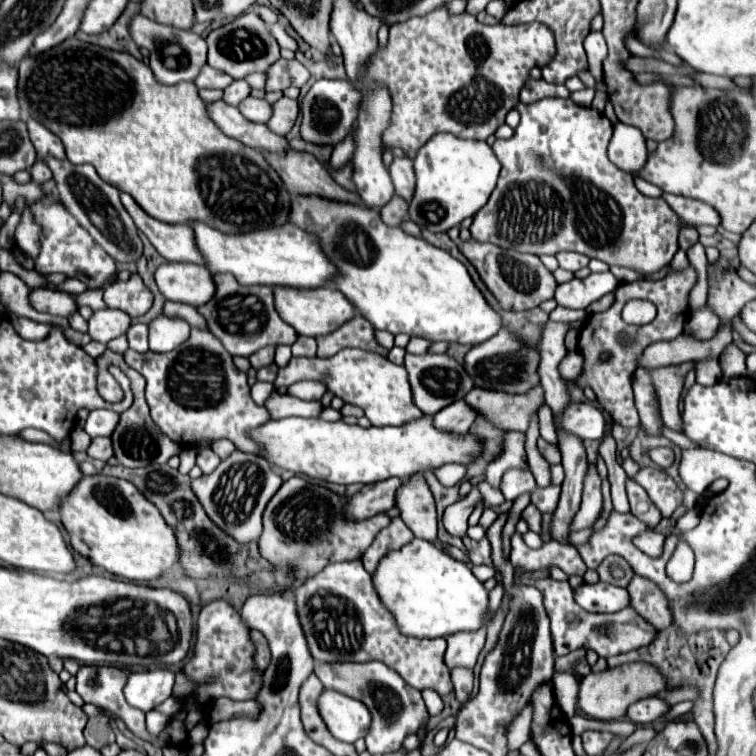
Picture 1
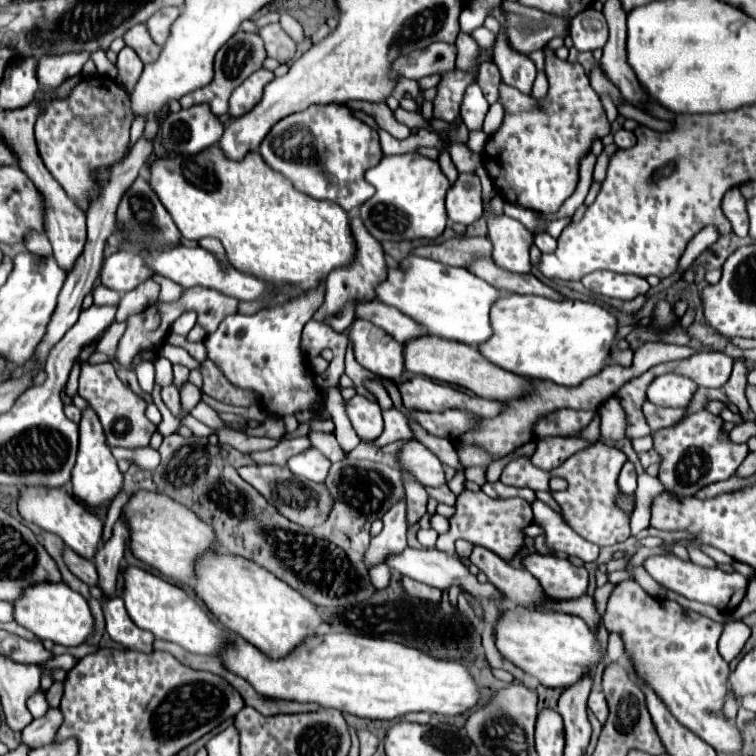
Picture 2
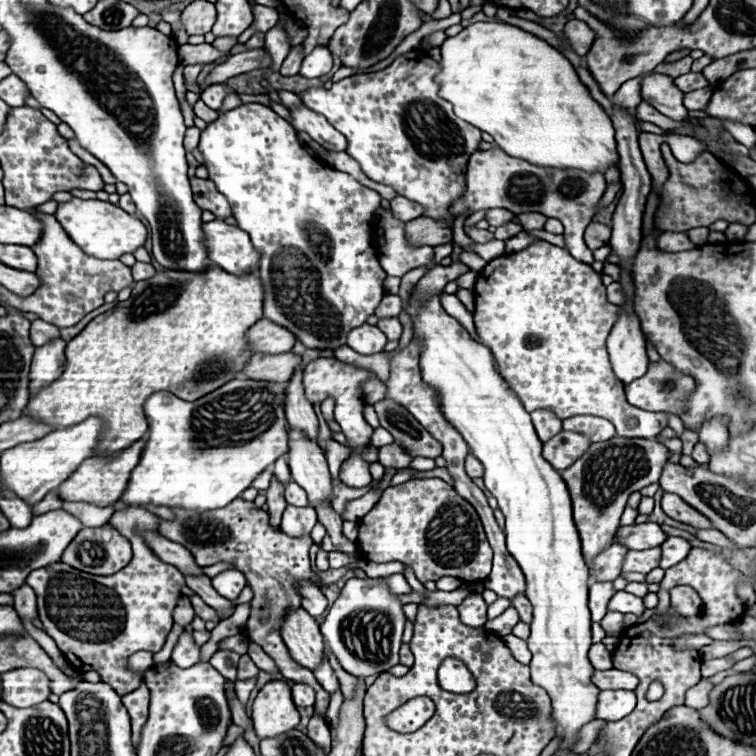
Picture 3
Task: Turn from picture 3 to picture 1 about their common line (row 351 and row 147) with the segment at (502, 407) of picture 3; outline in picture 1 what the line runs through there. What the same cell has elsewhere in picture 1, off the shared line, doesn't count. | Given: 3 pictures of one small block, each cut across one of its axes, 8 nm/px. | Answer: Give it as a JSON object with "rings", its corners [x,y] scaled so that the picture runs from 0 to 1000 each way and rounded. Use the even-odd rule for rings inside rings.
{"rings":[[[577,177],[553,198],[548,228],[550,251],[540,275],[542,291],[569,307],[590,307],[598,299],[606,299],[614,288],[627,286],[646,267],[656,249],[661,214],[643,188]]]}

